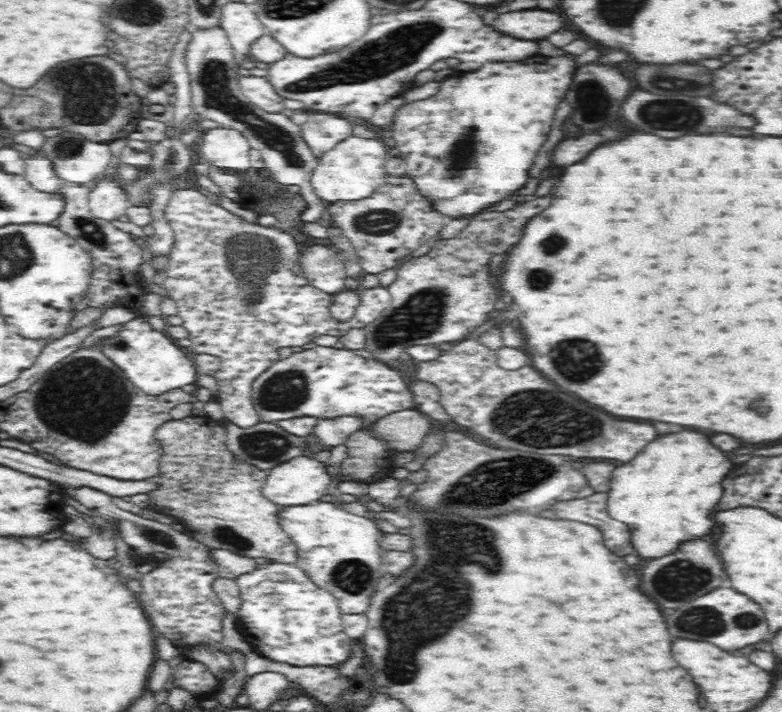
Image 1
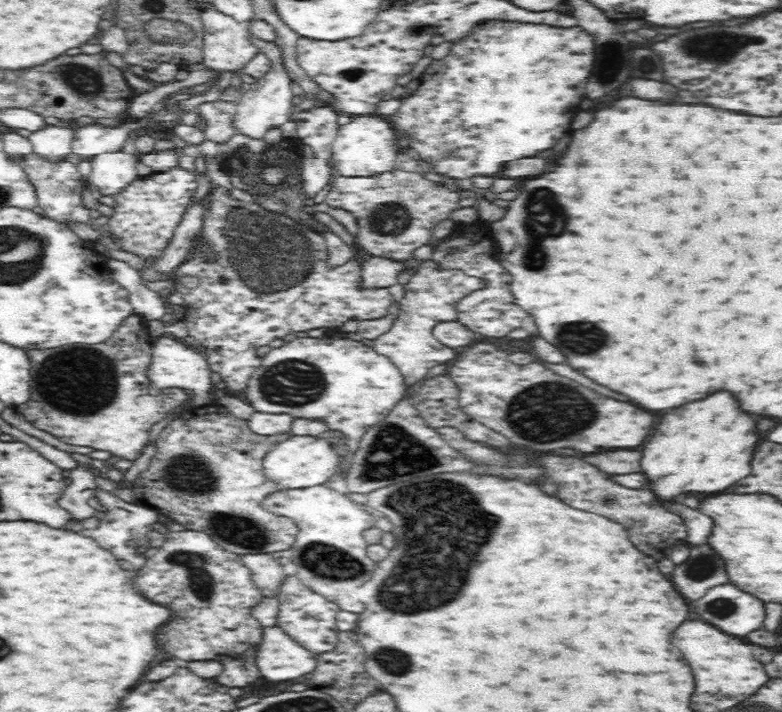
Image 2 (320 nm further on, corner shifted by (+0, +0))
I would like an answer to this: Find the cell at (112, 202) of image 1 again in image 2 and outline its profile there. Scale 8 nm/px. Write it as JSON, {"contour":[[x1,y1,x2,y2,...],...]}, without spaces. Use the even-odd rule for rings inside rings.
{"contour":[[108,152,91,159,88,183,96,184,102,195,114,196,134,179,140,178,136,170,139,155,135,153]]}

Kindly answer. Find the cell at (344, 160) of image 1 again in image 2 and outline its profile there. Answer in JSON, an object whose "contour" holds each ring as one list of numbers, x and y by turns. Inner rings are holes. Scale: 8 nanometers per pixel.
{"contour":[[356,116,350,124,338,128,332,143,332,167,336,174,344,177,372,177,377,174,393,171,396,166,399,136,394,136,395,130,382,118,364,118]]}

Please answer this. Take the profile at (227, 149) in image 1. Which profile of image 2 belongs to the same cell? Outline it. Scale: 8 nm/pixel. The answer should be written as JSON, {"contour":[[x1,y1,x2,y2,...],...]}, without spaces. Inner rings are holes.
{"contour":[[252,36,252,44,258,49,259,53,264,54,270,59,270,70,264,77,260,77,256,83,251,84,250,89,246,89,237,100,237,111,234,116,234,126,240,128,240,134,246,134,250,138,264,138,266,130,274,126,282,126,284,122,291,120,291,113,294,110,292,97,293,80,289,77,287,68,283,63,284,53,276,45,276,42,267,42]]}

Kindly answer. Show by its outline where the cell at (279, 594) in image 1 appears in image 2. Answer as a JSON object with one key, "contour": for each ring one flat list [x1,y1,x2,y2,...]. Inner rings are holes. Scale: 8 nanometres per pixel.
{"contour":[[295,575,284,578,278,591,278,600,280,600,280,612,278,612,276,626,285,630,293,640,316,656,335,649,336,642,339,640,336,618,340,610,335,602,304,586,304,583]]}

